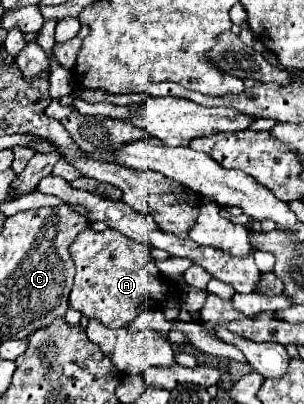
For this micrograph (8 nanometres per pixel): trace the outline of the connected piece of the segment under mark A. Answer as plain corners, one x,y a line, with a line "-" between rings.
88,226
82,230
70,246
70,254
76,264
70,306
80,310
86,318
100,320
108,328
122,328
130,324
142,310
164,306
168,302
170,288
158,272
150,250
150,246
136,244
112,228
94,232

